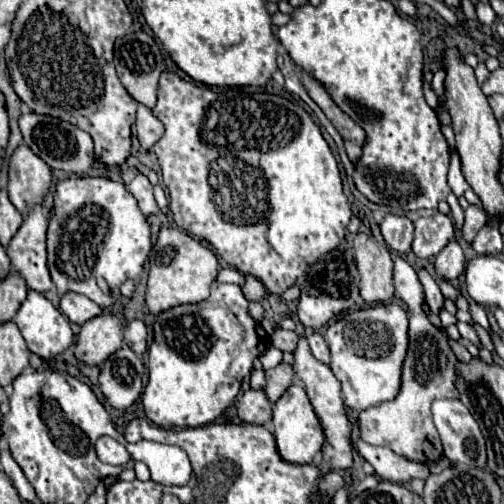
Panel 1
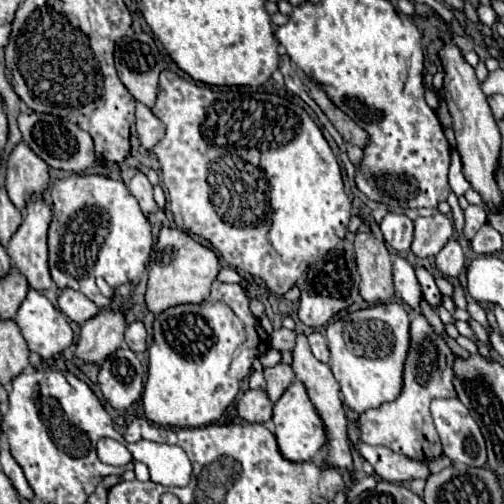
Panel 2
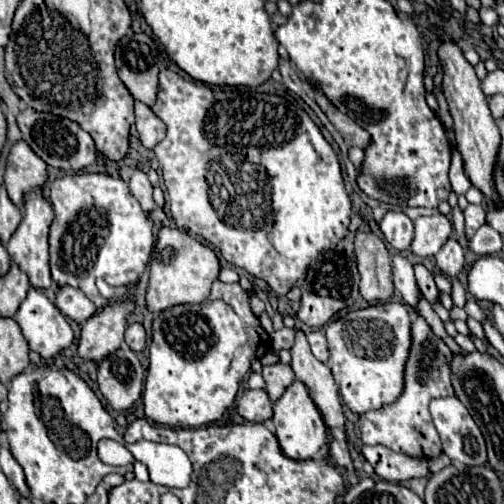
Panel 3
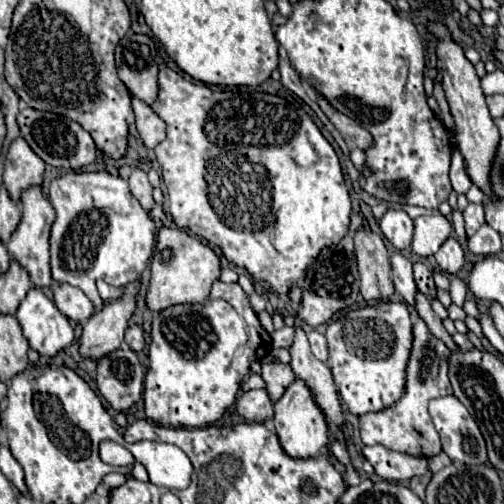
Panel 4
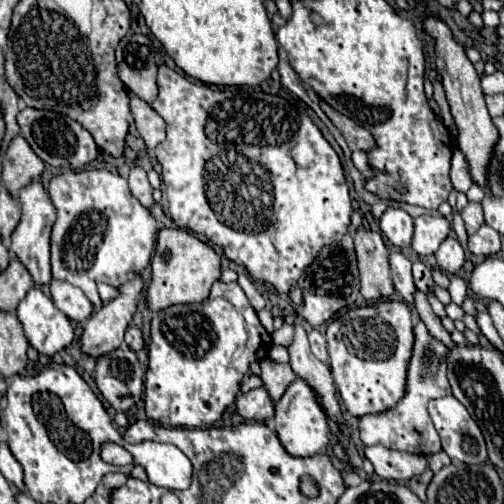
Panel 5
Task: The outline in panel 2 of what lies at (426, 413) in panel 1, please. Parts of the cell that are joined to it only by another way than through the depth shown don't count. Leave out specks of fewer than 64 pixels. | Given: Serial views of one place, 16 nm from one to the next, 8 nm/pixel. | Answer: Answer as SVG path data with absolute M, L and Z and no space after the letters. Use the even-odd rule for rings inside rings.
M394 256L394 288L402 302L410 308L410 350L404 362L404 382L402 392L396 400L382 404L380 408L370 408L360 414L360 438L366 444L388 446L410 460L434 460L442 456L442 444L438 432L432 422L430 402L434 398L456 398L456 390L452 384L452 360L454 354L446 344L446 338L438 334L426 316L420 310L420 302L424 298L420 282L416 278L414 268L402 256Z

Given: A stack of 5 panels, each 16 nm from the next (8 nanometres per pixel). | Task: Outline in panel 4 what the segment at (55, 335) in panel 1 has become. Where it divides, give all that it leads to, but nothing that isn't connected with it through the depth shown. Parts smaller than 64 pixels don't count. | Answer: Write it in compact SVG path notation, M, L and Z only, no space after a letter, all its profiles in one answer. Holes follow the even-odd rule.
M38 288L28 290L28 296L18 306L16 320L20 322L30 348L44 358L56 356L74 340L68 318Z

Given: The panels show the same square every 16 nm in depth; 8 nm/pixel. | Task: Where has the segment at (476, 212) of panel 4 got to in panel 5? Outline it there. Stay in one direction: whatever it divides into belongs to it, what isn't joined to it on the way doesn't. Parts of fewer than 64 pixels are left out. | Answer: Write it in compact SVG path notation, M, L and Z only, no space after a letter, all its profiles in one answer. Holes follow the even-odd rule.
M470 202L470 204L462 210L462 218L464 218L464 222L466 222L466 232L468 232L468 236L472 236L472 234L484 224L482 206L476 204L476 202Z

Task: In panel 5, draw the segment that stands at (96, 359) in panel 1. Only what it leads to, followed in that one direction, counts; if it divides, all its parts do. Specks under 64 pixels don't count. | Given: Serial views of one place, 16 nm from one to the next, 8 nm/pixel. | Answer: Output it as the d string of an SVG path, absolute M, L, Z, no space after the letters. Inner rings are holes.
M134 278L122 284L120 296L112 302L106 302L86 320L80 338L82 354L100 358L122 344L124 330L128 328L132 314L136 312L140 290L142 290L142 278Z

